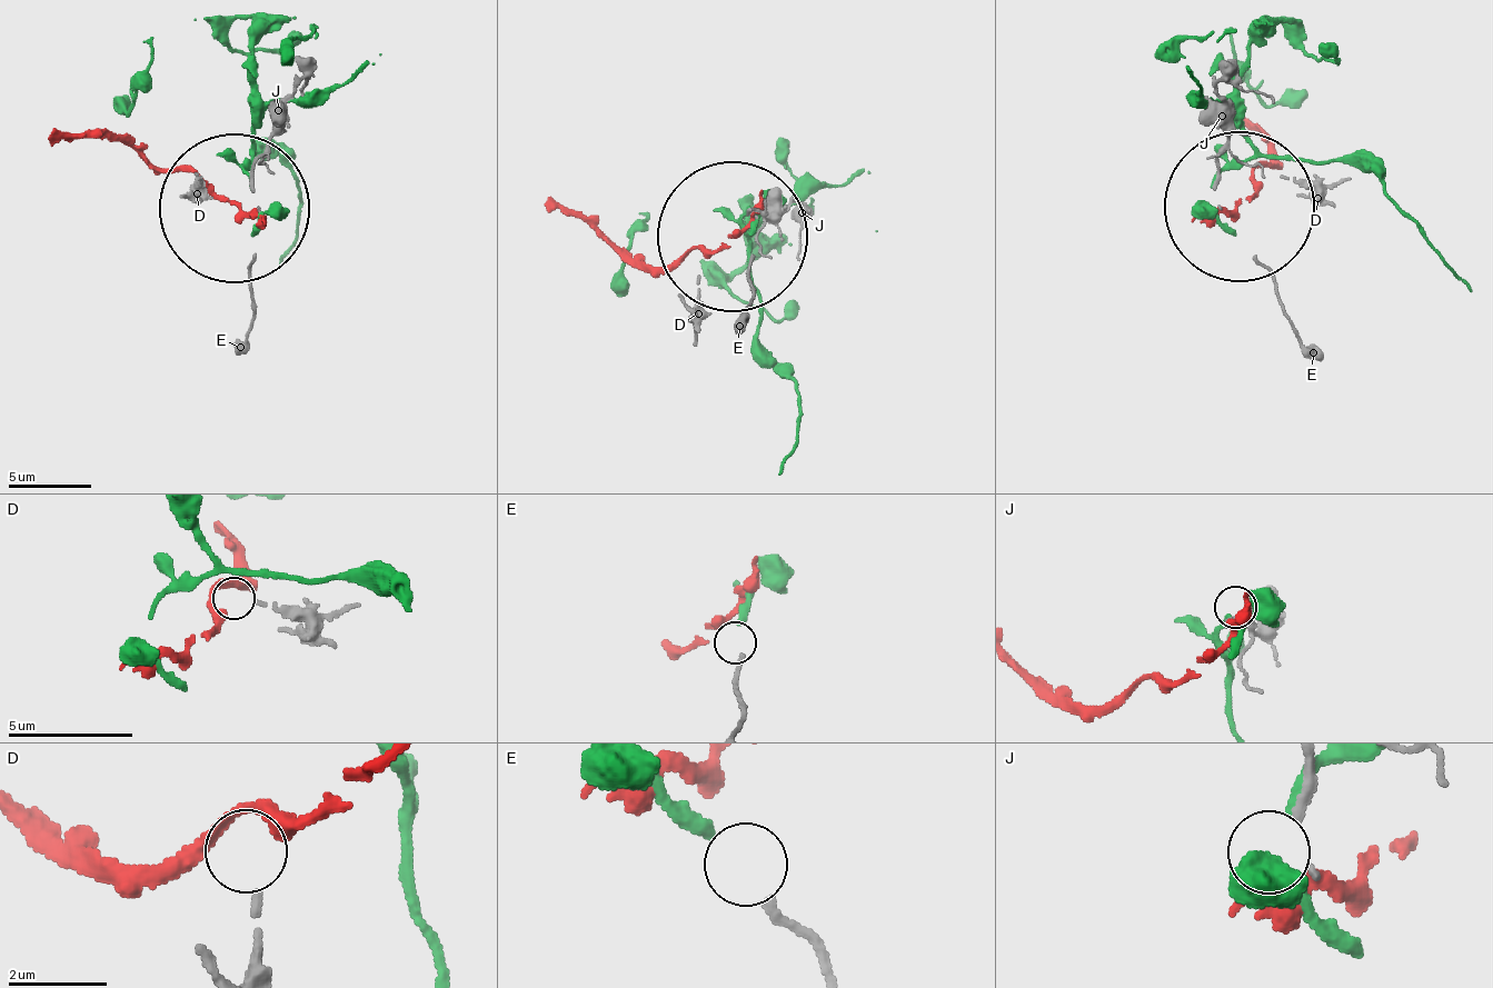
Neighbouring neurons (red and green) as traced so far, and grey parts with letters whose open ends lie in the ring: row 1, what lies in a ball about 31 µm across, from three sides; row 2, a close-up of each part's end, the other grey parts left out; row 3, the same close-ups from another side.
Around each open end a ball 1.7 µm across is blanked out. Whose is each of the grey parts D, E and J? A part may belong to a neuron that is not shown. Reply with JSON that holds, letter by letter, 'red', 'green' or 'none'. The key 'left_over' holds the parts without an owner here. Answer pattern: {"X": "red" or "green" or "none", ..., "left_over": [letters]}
{"D": "none", "E": "green", "J": "none", "left_over": ["D", "J"]}

